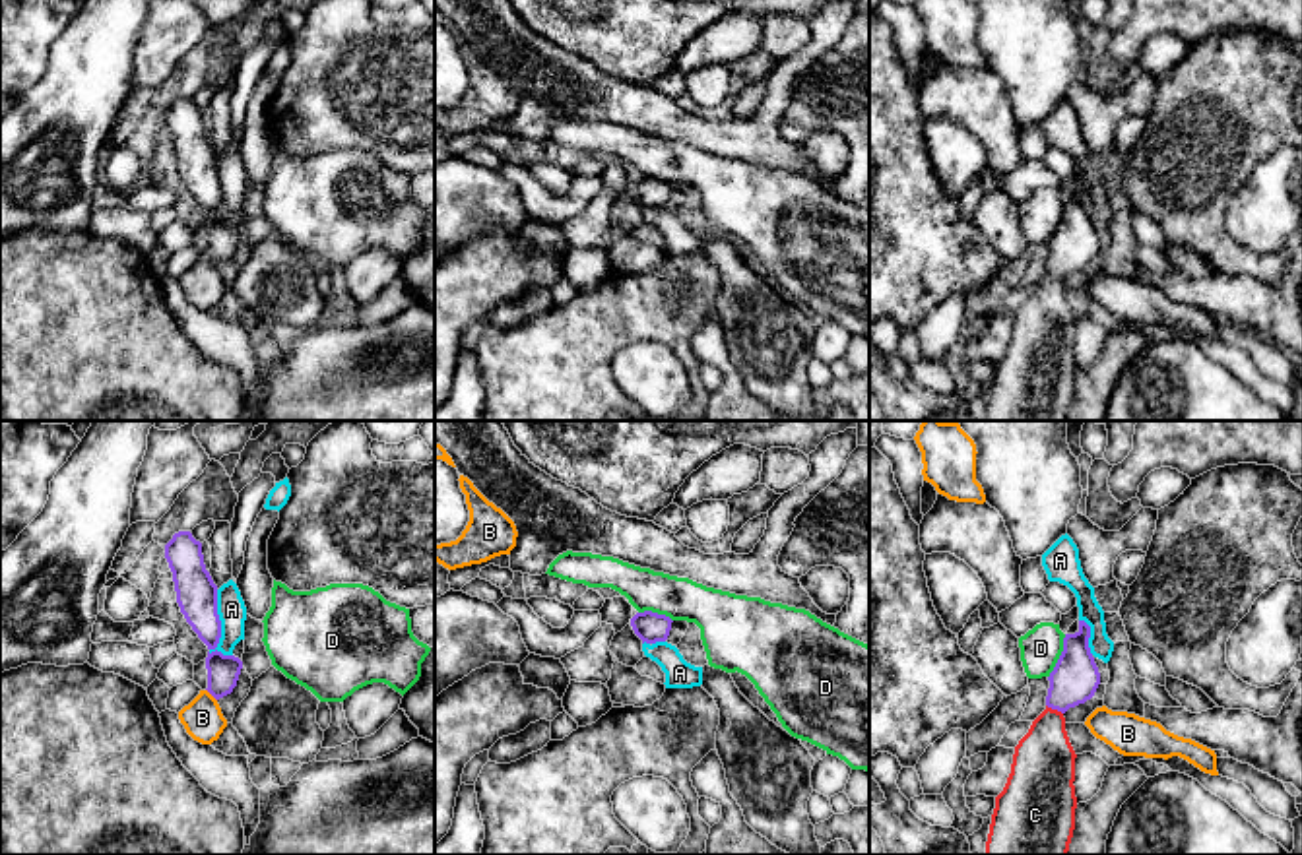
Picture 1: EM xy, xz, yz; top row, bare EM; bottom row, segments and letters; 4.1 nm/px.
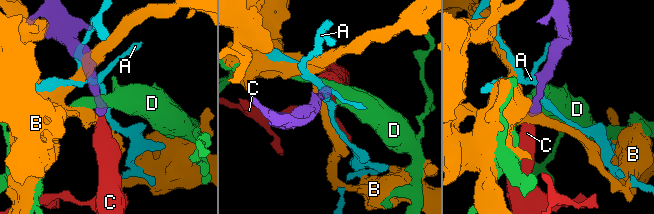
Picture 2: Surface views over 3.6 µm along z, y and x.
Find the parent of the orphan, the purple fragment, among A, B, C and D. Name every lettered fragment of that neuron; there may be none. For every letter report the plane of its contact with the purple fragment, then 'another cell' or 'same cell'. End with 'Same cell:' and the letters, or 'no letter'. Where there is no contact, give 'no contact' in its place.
A: xy | another cell
B: xy | another cell
C: yz | same cell
D: yz | another cell
Same cell: C

